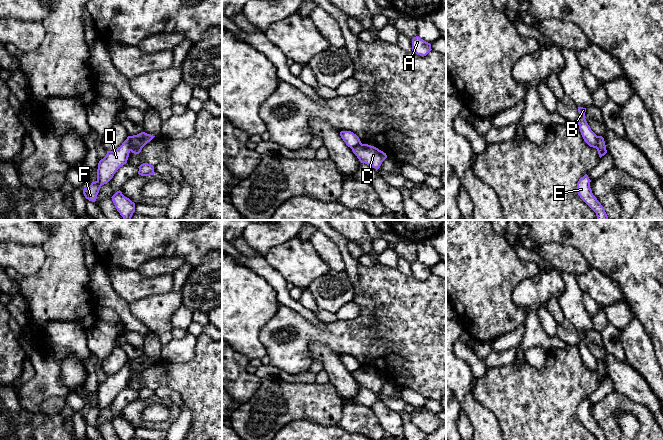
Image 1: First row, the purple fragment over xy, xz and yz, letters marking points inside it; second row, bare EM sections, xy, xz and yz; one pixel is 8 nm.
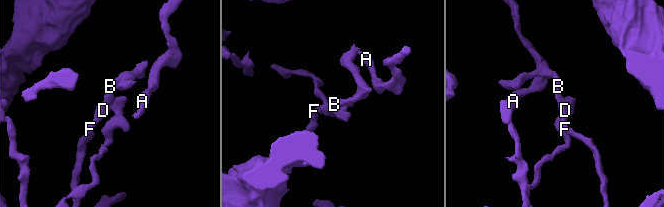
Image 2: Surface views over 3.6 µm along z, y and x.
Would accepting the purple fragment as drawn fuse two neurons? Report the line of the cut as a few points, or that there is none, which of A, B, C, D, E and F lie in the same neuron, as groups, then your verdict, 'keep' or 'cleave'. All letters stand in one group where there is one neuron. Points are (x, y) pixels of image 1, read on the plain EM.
cut in xy along (131, 360), (129, 374); A C E / B D F; cleave

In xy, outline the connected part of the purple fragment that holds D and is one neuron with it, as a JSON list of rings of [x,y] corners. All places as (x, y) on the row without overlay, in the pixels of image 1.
[[[128,360],[117,373],[107,375],[106,380],[99,385],[97,404],[83,413],[83,418],[86,423],[95,426],[101,410],[107,408],[113,402],[117,394],[127,387],[131,369],[130,362],[131,360]]]

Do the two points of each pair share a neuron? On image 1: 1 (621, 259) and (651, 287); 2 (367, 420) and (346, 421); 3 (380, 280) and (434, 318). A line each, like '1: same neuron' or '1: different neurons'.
1: same neuron
2: same neuron
3: same neuron

